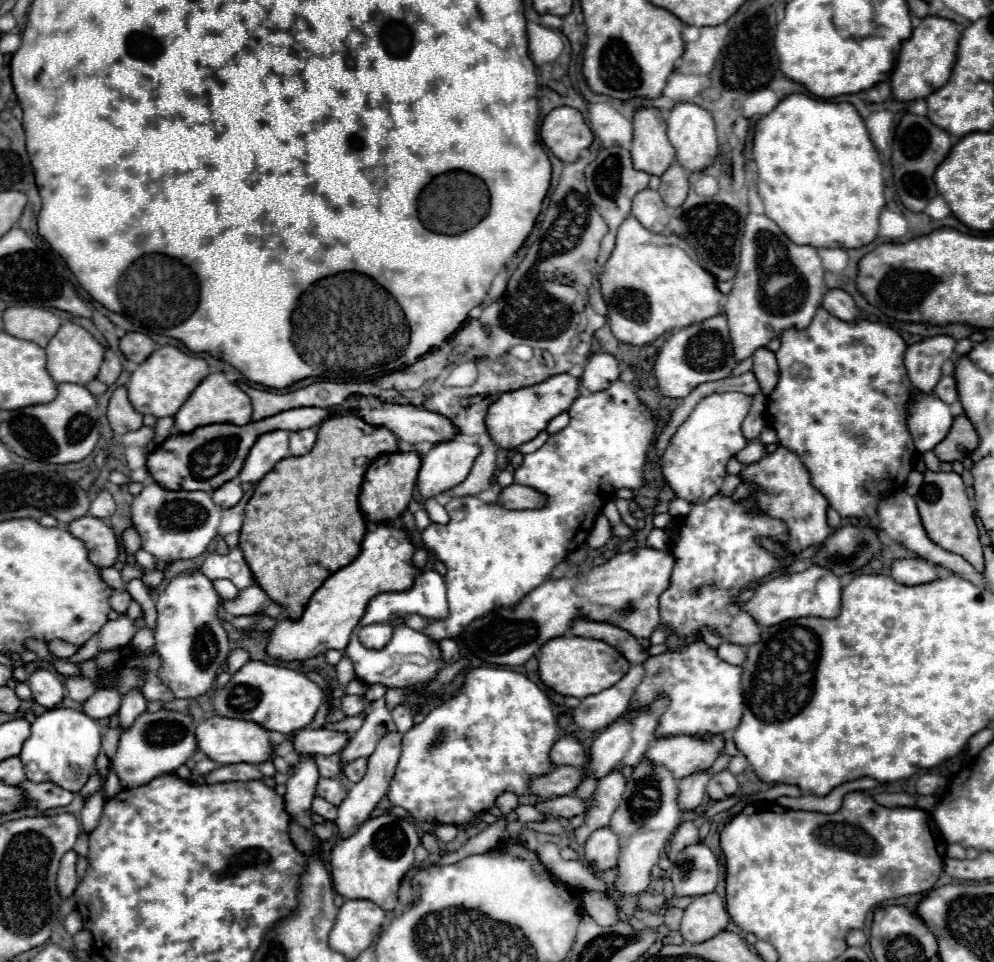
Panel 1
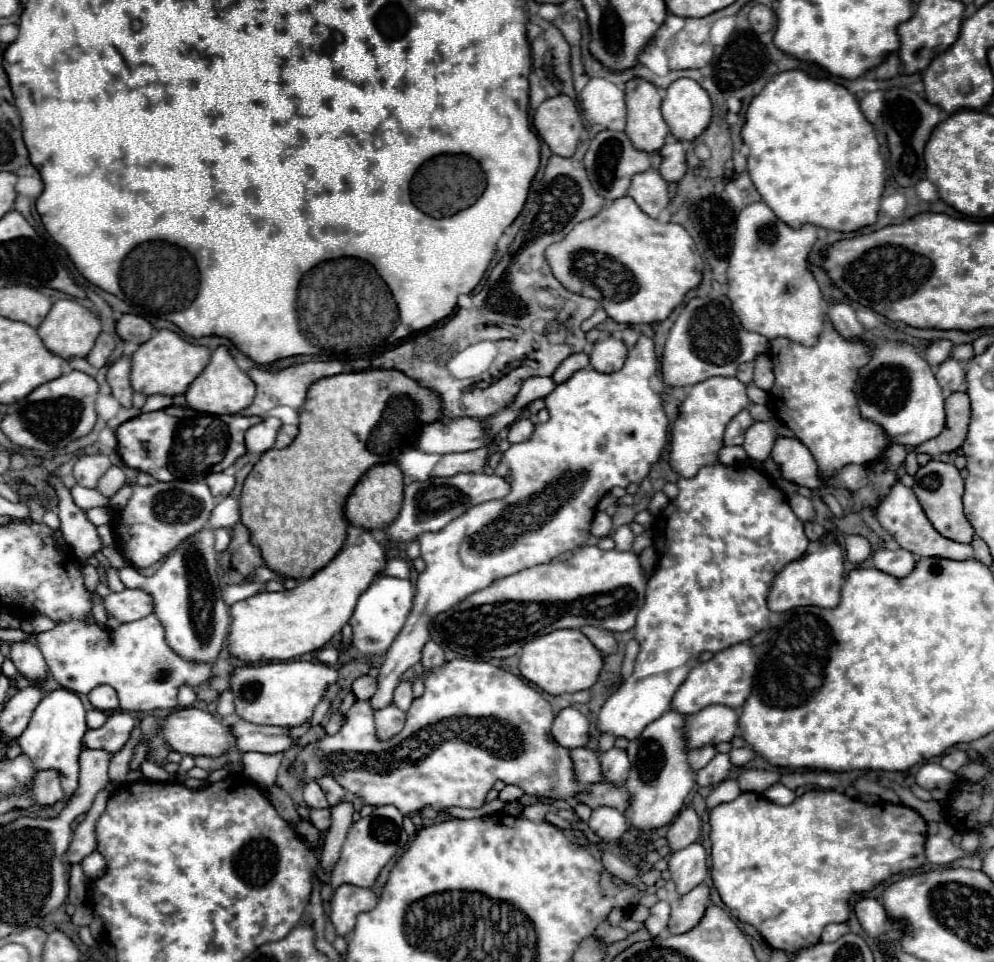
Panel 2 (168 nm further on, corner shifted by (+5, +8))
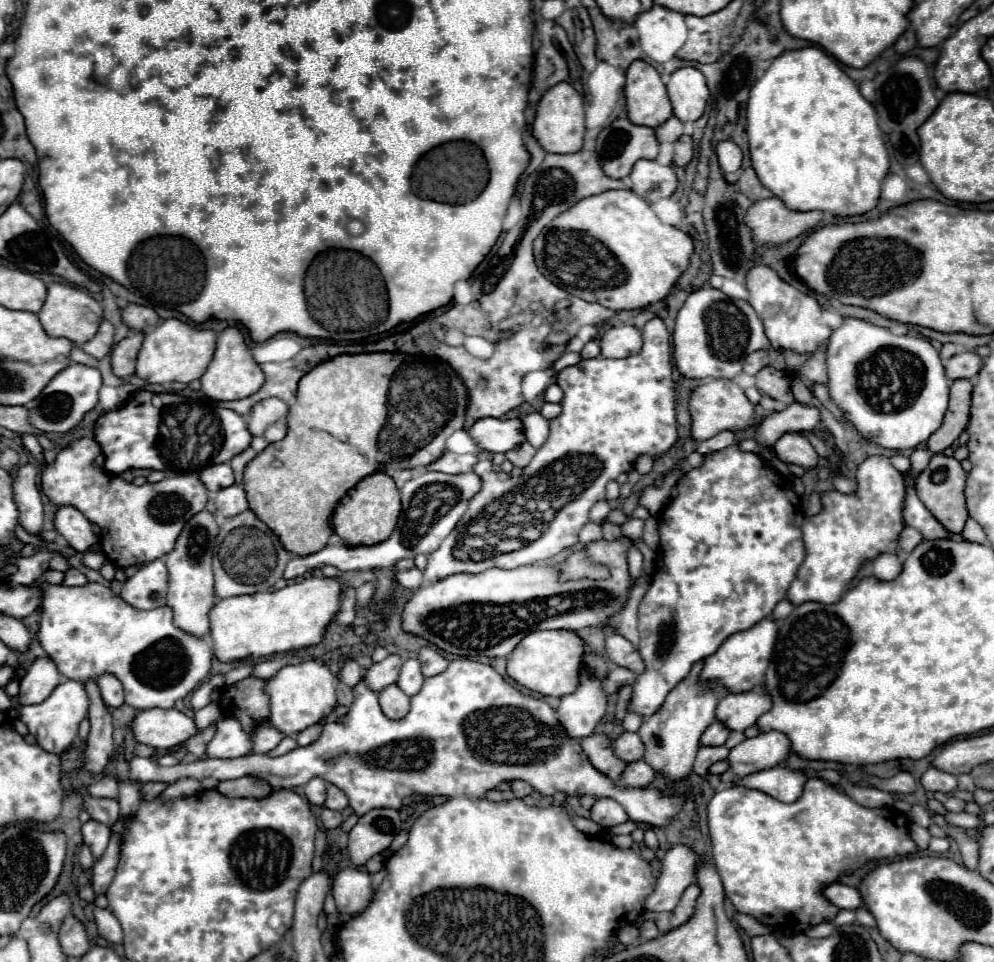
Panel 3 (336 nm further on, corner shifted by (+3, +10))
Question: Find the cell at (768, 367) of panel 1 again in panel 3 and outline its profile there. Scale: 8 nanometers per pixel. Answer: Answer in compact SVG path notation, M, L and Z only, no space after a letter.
M765 367L757 373L757 389L781 403L793 403L793 393L789 389L789 377L785 371L775 367Z

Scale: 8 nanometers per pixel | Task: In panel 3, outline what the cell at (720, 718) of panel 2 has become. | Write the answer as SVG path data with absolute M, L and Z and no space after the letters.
M755 689L749 693L727 693L715 709L715 719L721 721L731 731L745 731L747 727L755 725L755 721L771 709L769 697L763 689Z

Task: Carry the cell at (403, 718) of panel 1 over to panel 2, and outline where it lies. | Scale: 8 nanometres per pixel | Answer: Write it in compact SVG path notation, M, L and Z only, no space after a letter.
M401 681L395 689L395 705L401 709L401 711L407 711L411 701L413 701L413 691L411 691L411 681Z

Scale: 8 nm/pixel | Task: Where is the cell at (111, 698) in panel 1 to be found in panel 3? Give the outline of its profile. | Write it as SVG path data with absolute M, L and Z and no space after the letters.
M101 675L97 679L97 685L101 689L101 697L107 707L121 707L123 705L123 685L117 677Z

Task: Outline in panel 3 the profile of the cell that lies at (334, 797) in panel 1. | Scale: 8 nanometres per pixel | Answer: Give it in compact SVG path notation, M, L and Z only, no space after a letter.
M327 785L327 801L325 801L325 807L329 807L329 809L335 809L335 811L343 811L345 807L347 807L347 797L345 797L345 793L339 789L339 787L335 787L335 785Z

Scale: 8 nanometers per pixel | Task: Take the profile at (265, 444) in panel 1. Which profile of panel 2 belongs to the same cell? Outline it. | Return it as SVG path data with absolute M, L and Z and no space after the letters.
M265 417L261 423L253 425L245 435L247 451L253 455L261 455L267 449L271 449L275 443L275 435L277 435L279 427L281 427L281 421L277 417Z

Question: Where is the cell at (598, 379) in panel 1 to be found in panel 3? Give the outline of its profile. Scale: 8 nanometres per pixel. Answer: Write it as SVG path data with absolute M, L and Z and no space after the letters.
M621 325L621 327L607 329L599 345L601 345L603 357L623 359L623 357L631 357L633 353L639 353L643 341L641 341L639 329L631 325Z

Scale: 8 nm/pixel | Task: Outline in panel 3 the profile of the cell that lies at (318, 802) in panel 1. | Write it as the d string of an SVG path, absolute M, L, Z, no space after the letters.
M315 777L315 779L311 779L307 785L305 785L305 797L309 799L309 803L311 805L323 805L325 803L325 781L323 779L319 779L319 777Z

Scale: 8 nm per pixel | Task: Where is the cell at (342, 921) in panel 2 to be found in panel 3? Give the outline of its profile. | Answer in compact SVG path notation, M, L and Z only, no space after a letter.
M347 867L333 877L333 897L337 911L345 915L363 913L373 901L371 875L365 869Z

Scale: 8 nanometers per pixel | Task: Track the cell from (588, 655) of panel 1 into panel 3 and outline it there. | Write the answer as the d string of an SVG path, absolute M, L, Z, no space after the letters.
M541 631L529 633L521 639L517 649L513 649L507 659L507 673L523 687L551 697L563 697L579 687L579 671L583 665L585 641L573 631Z

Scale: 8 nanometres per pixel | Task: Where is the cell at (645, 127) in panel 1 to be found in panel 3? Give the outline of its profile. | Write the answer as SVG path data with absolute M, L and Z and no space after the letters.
M633 61L627 69L625 101L629 121L635 125L657 129L673 117L661 75L645 61Z

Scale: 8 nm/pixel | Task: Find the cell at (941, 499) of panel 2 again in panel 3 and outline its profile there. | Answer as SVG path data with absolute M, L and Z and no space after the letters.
M935 453L927 465L925 471L919 473L915 489L917 495L921 497L921 501L925 501L925 507L933 513L933 517L937 517L937 521L941 521L941 525L945 525L945 529L949 529L949 533L961 533L967 521L967 509L965 509L965 471L961 467L961 463L953 457L945 457L943 453Z

